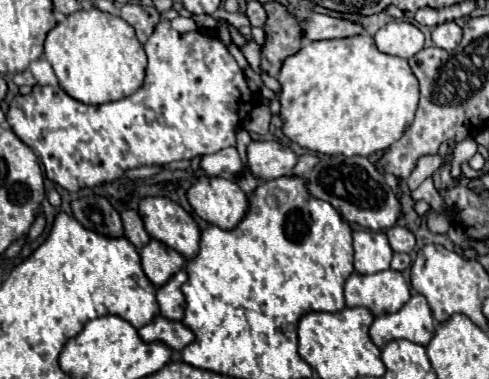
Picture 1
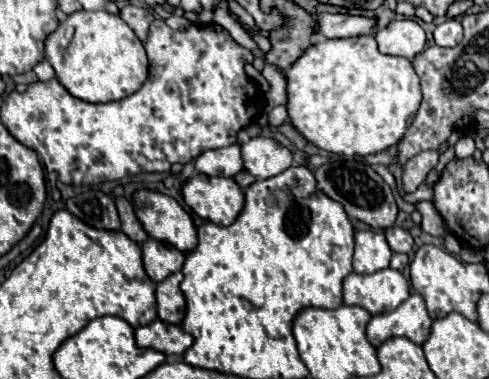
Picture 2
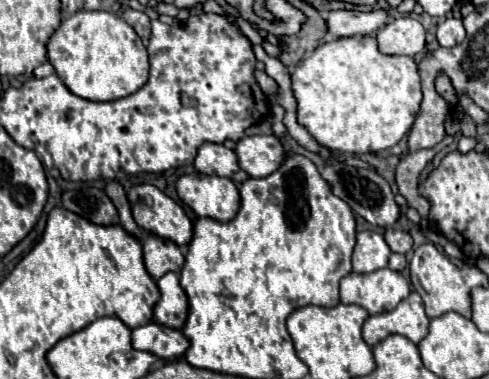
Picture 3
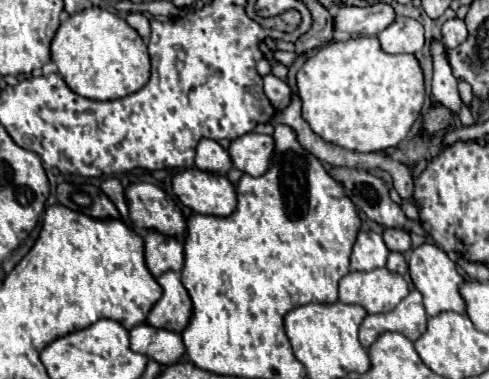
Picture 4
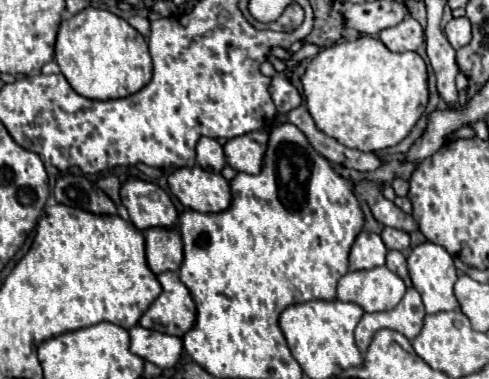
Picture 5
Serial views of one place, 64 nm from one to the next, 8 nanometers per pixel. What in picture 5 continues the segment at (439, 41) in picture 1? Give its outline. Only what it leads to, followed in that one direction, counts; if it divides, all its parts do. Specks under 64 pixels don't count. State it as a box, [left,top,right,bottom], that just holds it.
[444,18,472,48]

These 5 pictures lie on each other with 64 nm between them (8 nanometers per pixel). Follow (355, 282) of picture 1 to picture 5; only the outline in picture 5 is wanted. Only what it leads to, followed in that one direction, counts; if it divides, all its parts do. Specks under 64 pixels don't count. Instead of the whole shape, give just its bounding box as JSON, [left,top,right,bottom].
[338,266,406,312]

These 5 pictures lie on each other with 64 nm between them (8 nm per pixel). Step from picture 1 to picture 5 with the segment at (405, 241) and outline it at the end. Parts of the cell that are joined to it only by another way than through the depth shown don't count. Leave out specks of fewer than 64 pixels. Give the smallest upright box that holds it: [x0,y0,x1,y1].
[382,228,410,250]

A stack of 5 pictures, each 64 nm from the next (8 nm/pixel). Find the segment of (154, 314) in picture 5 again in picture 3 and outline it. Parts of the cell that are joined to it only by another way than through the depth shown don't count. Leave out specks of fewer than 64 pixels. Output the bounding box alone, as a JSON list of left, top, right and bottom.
[154,272,188,328]

